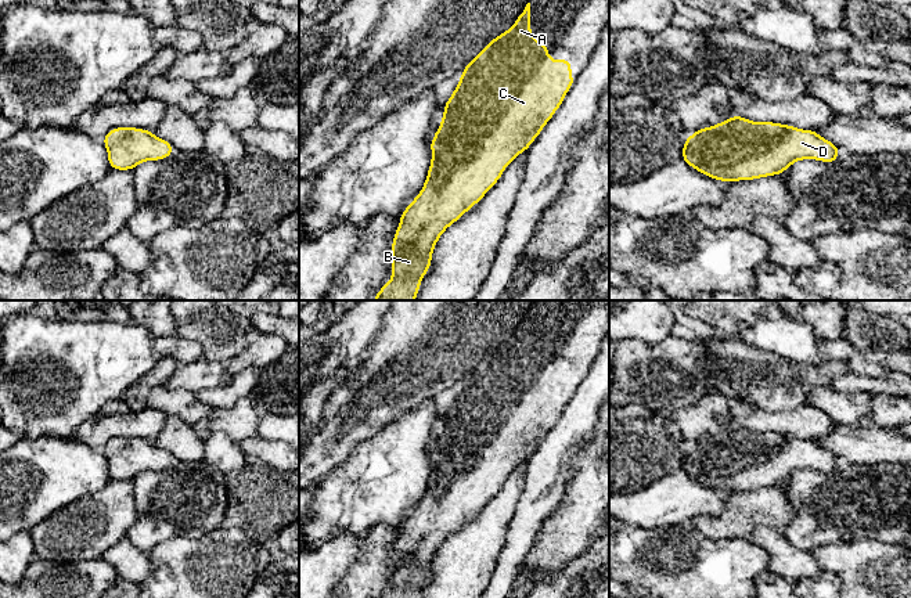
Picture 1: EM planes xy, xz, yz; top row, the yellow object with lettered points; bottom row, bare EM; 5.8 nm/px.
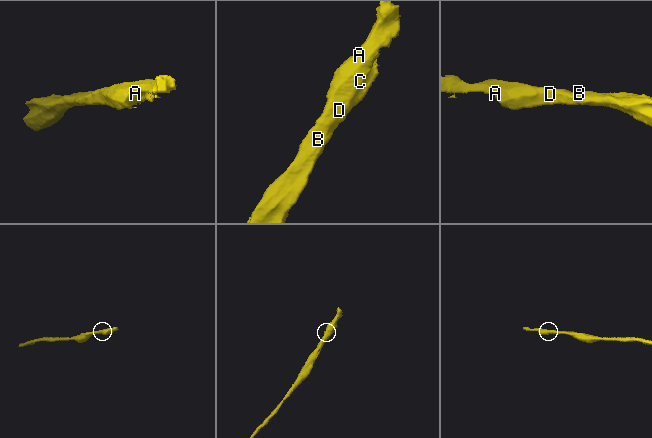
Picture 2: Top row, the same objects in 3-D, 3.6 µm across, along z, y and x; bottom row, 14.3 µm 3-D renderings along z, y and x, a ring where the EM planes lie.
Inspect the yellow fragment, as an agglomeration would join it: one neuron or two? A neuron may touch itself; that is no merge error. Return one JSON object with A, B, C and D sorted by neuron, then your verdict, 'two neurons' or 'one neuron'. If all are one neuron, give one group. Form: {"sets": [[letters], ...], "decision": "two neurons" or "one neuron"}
{"sets": [["A", "B", "C", "D"]], "decision": "one neuron"}

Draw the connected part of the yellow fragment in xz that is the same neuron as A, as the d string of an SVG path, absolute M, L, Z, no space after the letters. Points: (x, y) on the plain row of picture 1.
M530 313L518 325L511 339L490 350L464 377L456 400L444 414L442 433L429 453L433 465L424 497L400 525L400 534L389 562L393 569L393 587L382 598L420 598L432 573L433 558L440 545L486 505L516 465L527 461L573 396L576 389L570 381L569 368L551 370L547 354L536 350L530 342Z

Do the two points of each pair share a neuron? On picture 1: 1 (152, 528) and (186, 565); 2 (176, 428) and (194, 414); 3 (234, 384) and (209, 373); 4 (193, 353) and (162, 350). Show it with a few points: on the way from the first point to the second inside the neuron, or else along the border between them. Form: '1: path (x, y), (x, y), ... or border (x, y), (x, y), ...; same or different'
1: border (195, 537), (169, 537), (159, 541), (148, 553); different
2: border (168, 414), (175, 414), (193, 427); different
3: border (230, 375), (218, 385), (195, 392); different
4: path (186, 350), (169, 350); same

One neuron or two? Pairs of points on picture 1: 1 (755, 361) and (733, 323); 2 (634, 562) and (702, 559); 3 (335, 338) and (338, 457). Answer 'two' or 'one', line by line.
1: one
2: one
3: two

